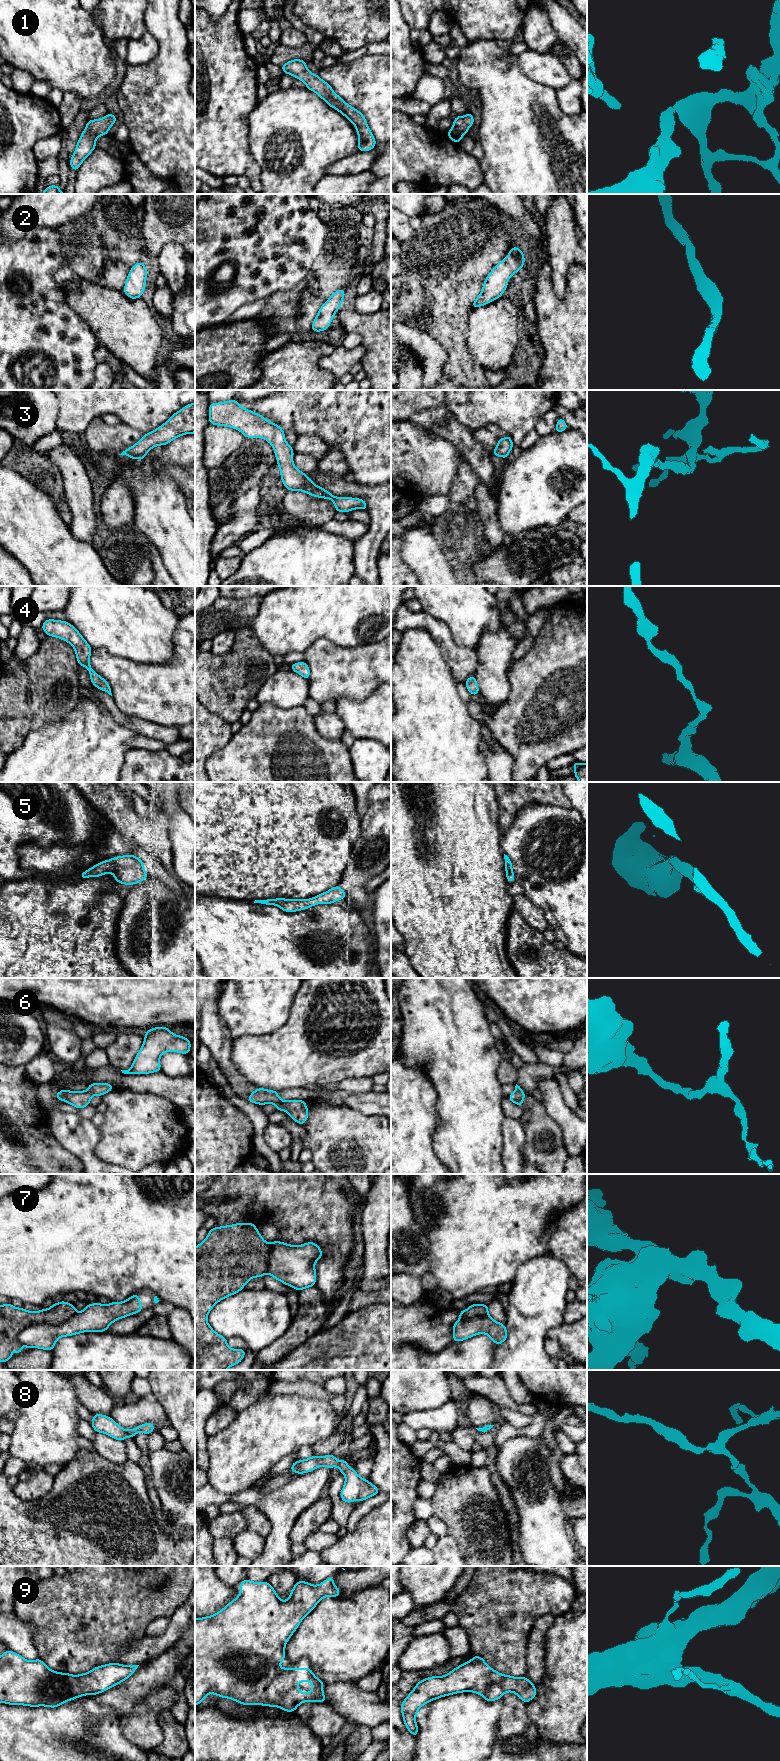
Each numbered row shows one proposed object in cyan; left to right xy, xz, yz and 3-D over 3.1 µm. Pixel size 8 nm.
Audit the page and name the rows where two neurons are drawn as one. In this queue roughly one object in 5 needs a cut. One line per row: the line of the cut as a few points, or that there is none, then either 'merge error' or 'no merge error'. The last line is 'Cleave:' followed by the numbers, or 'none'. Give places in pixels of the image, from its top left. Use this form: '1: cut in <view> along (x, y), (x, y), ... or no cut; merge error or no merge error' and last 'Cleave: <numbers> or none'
1: no cut; no merge error
2: no cut; no merge error
3: no cut; no merge error
4: no cut; no merge error
5: no cut; no merge error
6: no cut; no merge error
7: cut in xy along (77, 1312), (58, 1324), (31, 1323), (19, 1333), (17, 1339); merge error
8: no cut; no merge error
9: no cut; no merge error
Cleave: 7

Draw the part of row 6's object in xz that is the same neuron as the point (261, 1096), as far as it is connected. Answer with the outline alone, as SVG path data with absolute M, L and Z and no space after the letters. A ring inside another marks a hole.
M257 1088L248 1097L247 1101L259 1105L275 1104L275 1110L286 1111L292 1120L303 1125L308 1119L309 1110L305 1100L285 1101L279 1097L277 1091Z

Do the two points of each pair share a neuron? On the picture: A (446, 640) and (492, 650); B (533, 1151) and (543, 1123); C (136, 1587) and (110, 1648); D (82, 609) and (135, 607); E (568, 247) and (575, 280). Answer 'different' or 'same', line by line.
A: different
B: same
C: same
D: same
E: different

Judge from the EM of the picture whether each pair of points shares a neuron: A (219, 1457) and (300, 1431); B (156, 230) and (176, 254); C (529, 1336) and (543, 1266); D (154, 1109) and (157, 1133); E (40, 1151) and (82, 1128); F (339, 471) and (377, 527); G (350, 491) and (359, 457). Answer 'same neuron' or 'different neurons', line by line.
A: same neuron
B: different neurons
C: same neuron
D: same neuron
E: different neurons
F: different neurons
G: different neurons

